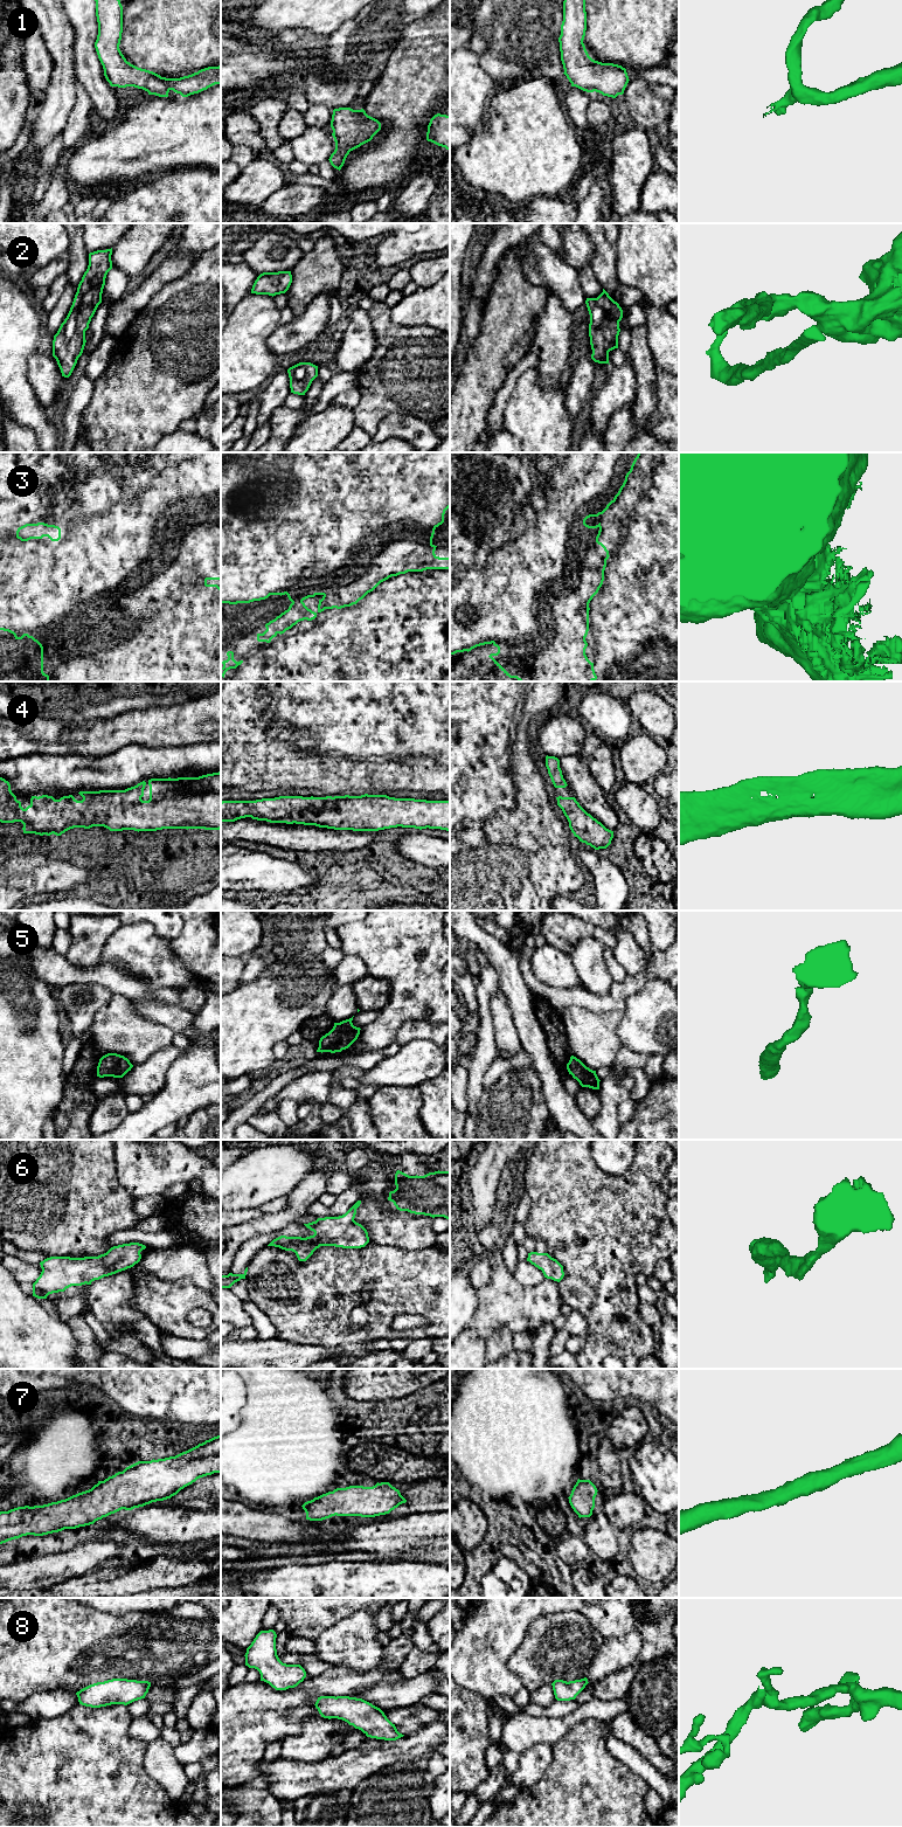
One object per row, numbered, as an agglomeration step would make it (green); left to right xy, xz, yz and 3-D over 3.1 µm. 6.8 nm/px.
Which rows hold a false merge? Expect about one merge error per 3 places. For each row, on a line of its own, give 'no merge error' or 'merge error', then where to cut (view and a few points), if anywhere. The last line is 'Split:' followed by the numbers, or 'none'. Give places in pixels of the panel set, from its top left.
1: no merge error; no cut
2: no merge error; no cut
3: merge error; cut in xy along (220, 523), (27, 636)
4: no merge error; no cut
5: no merge error; no cut
6: no merge error; no cut
7: no merge error; no cut
8: no merge error; no cut
Split: 3

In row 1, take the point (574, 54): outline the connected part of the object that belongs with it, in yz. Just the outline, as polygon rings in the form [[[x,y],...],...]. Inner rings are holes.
[[[564,0],[558,37],[563,74],[571,86],[583,91],[596,91],[612,98],[623,95],[630,81],[626,69],[592,60],[583,43],[585,30],[585,0]]]

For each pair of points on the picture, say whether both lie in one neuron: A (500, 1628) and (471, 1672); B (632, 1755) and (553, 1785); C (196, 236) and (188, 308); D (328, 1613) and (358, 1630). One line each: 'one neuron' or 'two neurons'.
A: one neuron
B: two neurons
C: two neurons
D: two neurons

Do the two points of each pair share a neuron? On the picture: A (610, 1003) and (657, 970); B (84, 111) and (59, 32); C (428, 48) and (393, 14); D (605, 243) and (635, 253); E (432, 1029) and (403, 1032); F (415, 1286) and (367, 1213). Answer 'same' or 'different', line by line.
A: same
B: different
C: different
D: different
E: same
F: different

